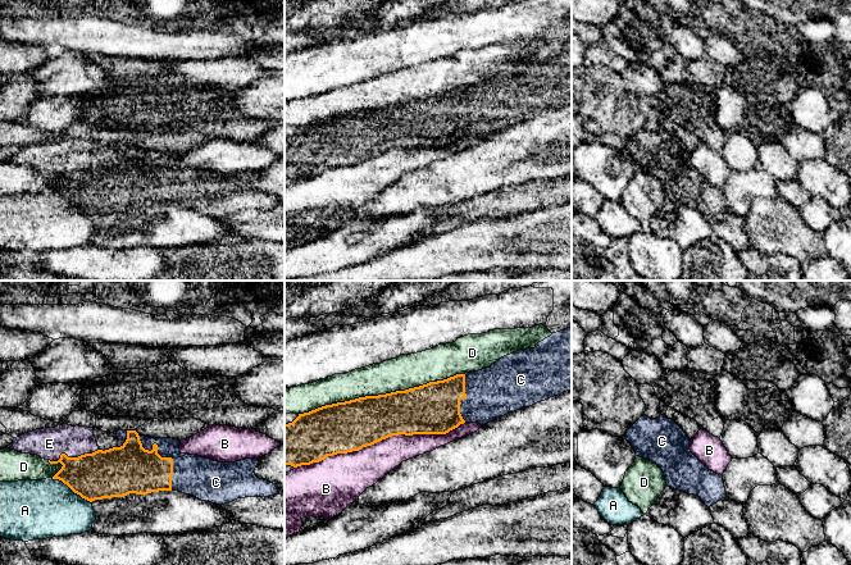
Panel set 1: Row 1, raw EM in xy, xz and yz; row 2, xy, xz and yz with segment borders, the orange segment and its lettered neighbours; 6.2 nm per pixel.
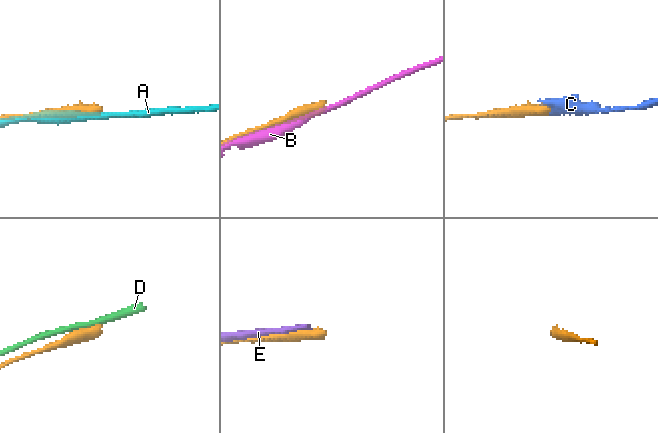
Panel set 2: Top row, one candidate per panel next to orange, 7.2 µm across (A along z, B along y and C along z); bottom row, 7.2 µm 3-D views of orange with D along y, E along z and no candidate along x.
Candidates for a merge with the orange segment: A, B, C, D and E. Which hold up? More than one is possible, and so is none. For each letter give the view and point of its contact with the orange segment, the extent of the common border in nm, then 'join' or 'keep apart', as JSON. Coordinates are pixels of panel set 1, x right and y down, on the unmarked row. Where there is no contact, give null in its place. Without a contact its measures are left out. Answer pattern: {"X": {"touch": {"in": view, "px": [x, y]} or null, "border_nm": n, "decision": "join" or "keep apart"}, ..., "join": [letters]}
{"A": {"touch": {"in": "xy", "px": [71, 201]}, "border_nm": 300, "decision": "keep apart"}, "B": {"touch": {"in": "xz", "px": [380, 153]}, "border_nm": 1100, "decision": "keep apart"}, "C": {"touch": {"in": "xy", "px": [163, 171]}, "border_nm": 400, "decision": "join"}, "D": {"touch": {"in": "xz", "px": [381, 108]}, "border_nm": 1050, "decision": "keep apart"}, "E": {"touch": {"in": "xy", "px": [72, 171]}, "border_nm": 320, "decision": "keep apart"}, "join": ["C"]}

